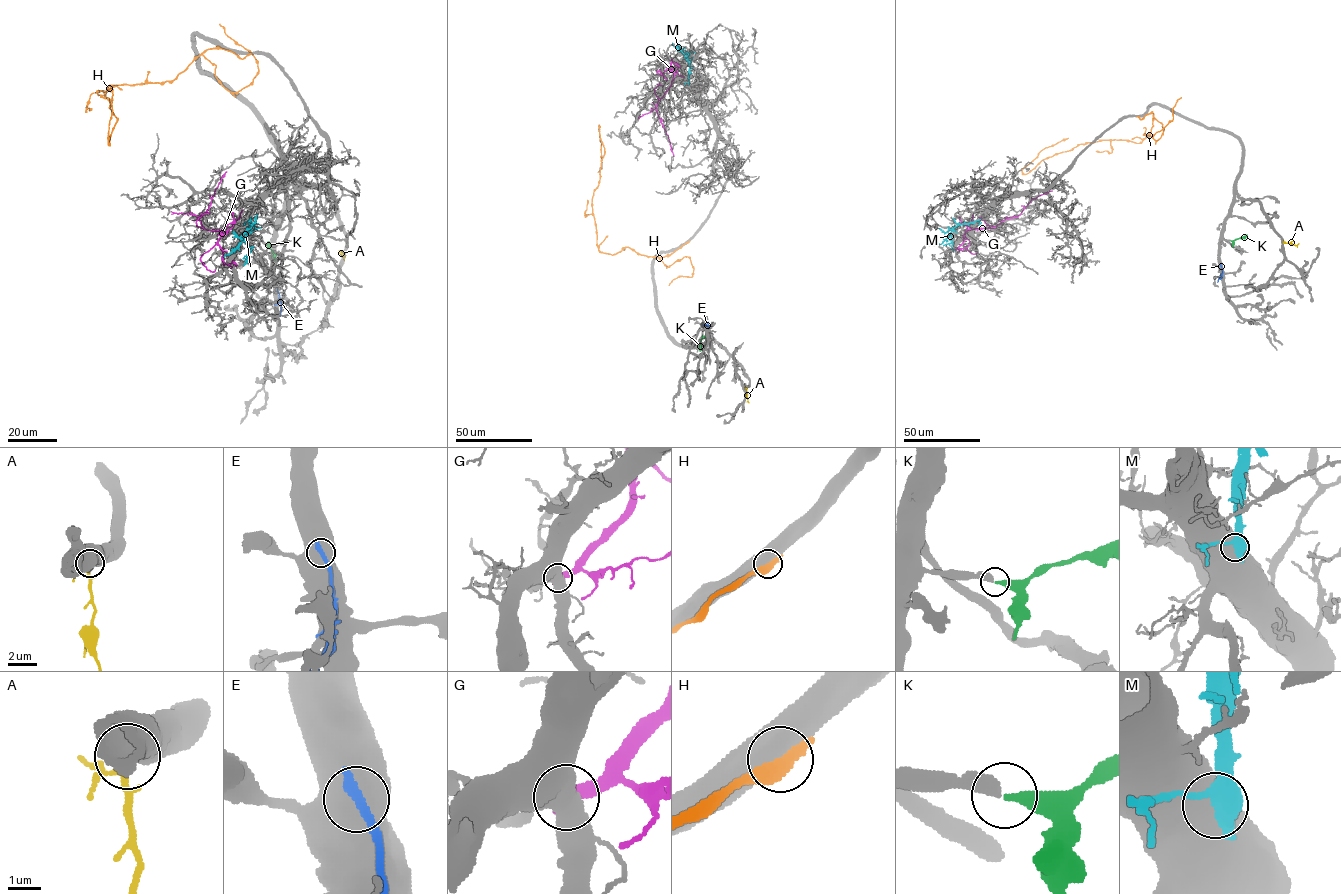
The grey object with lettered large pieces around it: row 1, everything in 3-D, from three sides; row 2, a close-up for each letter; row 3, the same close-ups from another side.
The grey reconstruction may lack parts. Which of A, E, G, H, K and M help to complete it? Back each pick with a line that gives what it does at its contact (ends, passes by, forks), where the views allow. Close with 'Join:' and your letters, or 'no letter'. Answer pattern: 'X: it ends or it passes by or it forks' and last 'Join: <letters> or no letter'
K: it ends
Join: K

